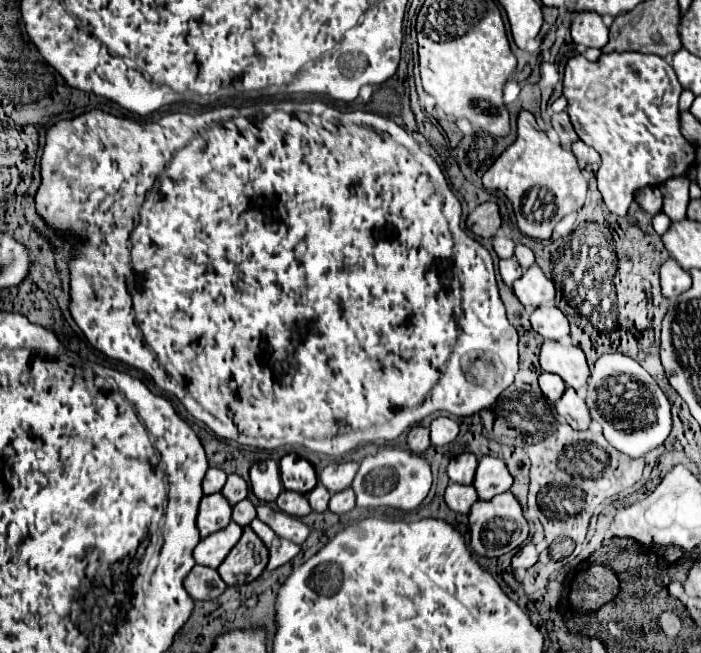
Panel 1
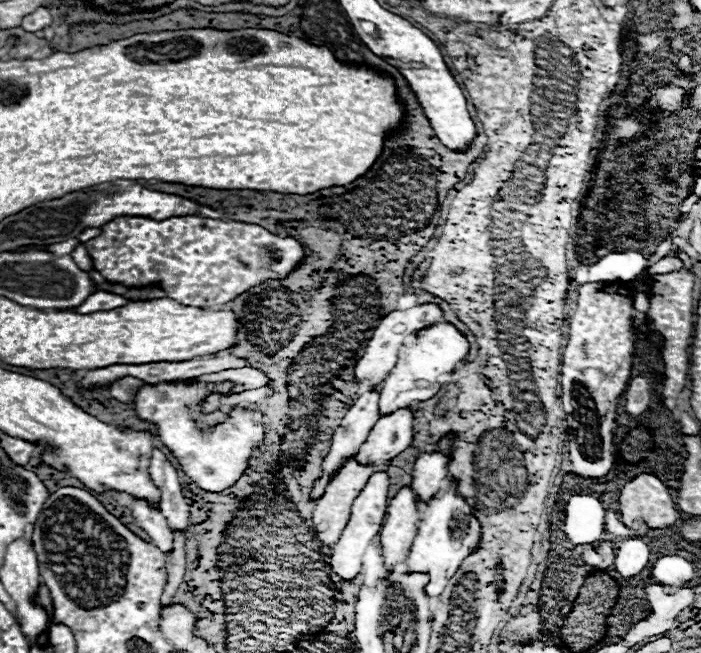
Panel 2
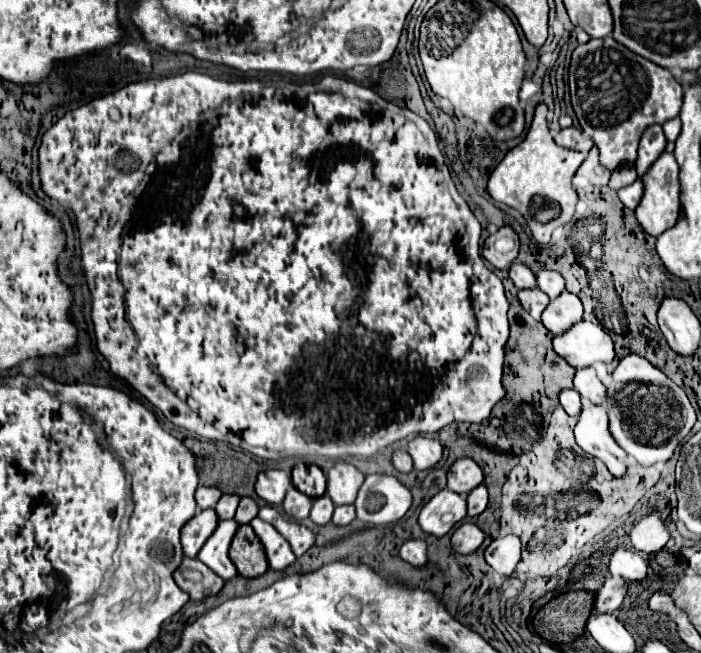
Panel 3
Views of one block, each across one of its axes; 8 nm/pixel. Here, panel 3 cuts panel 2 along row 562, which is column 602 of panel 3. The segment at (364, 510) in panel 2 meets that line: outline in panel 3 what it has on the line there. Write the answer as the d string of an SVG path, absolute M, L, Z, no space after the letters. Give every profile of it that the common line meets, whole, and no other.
M580 320L574 328L562 332L562 336L554 336L552 348L574 368L584 368L594 362L608 364L614 360L612 338L602 330L602 326L590 320Z

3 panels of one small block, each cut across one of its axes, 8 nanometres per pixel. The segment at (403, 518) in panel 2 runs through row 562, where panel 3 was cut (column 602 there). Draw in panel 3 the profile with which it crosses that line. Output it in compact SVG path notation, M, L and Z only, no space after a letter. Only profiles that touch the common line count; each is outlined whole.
M592 366L588 368L578 368L576 370L576 376L574 376L574 390L590 400L592 404L602 404L604 398L606 398L606 388L604 384L598 380L596 376L596 370Z

